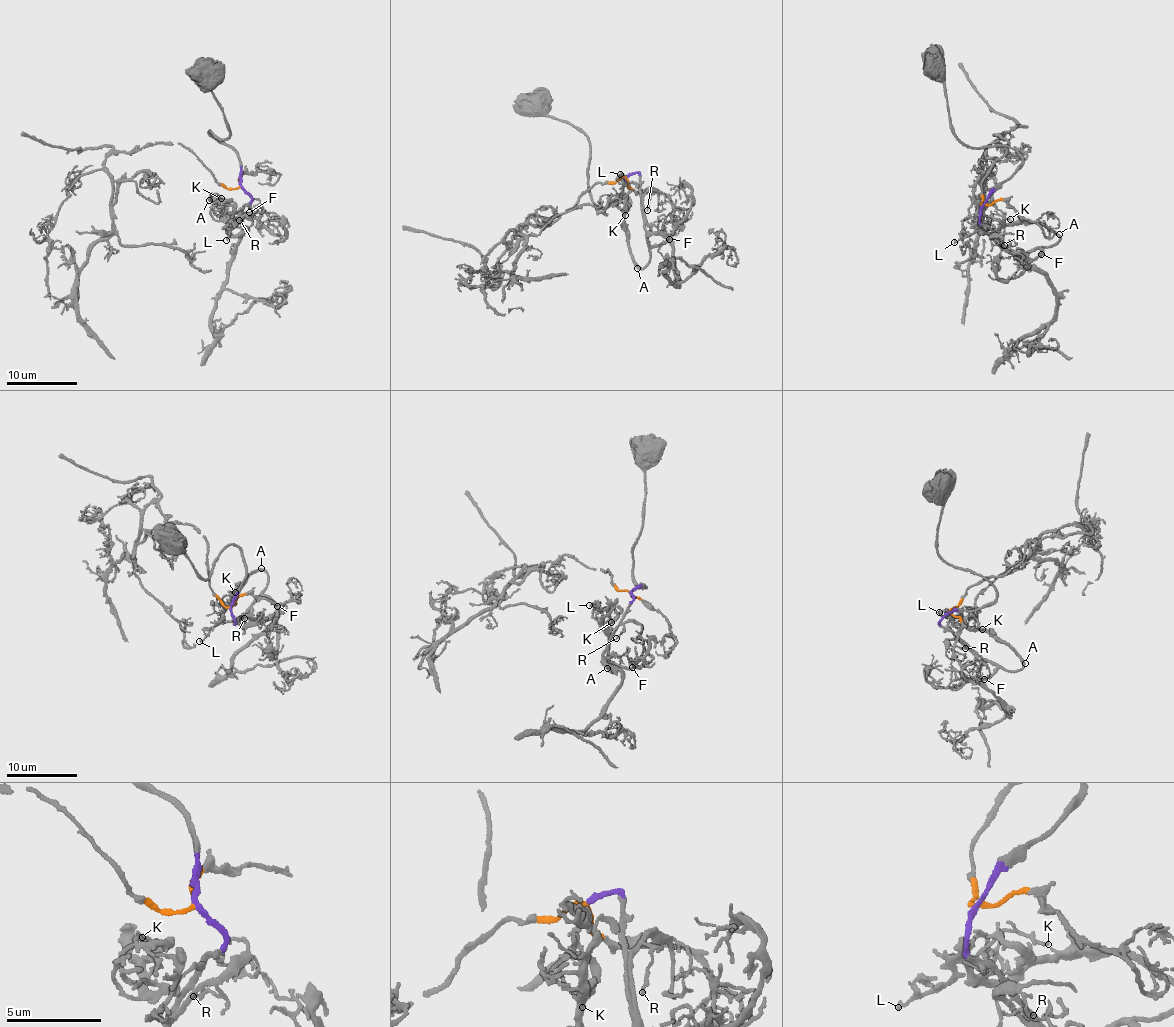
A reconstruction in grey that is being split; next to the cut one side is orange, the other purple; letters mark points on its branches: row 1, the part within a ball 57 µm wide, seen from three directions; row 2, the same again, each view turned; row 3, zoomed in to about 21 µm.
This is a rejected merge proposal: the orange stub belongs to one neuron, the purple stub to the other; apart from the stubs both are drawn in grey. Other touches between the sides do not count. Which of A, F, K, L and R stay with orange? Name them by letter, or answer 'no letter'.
no letter

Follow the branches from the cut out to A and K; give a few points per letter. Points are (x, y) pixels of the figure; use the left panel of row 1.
A: (239, 186), (251, 200), (231, 225), (233, 227), (225, 219), (227, 214), (209, 200)
K: (239, 186), (251, 200), (237, 209), (225, 205), (217, 198), (221, 199)

